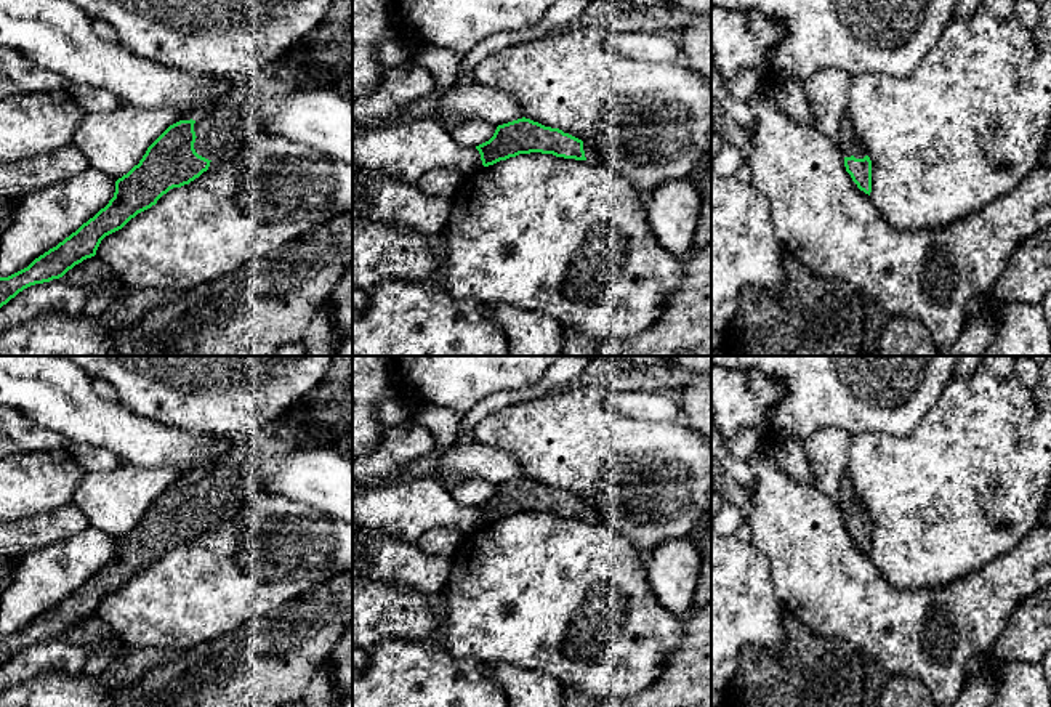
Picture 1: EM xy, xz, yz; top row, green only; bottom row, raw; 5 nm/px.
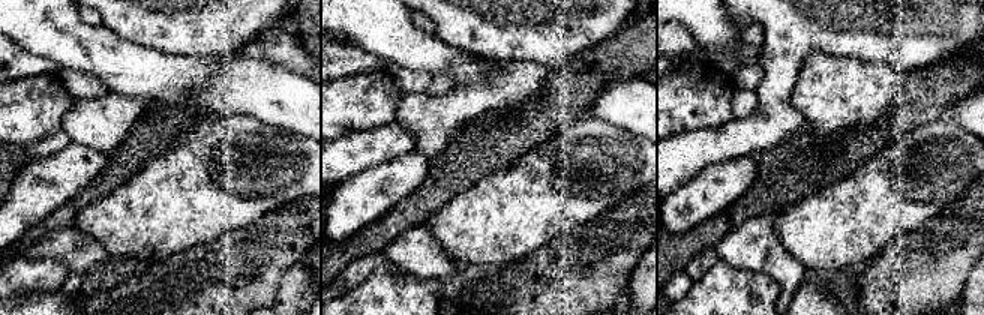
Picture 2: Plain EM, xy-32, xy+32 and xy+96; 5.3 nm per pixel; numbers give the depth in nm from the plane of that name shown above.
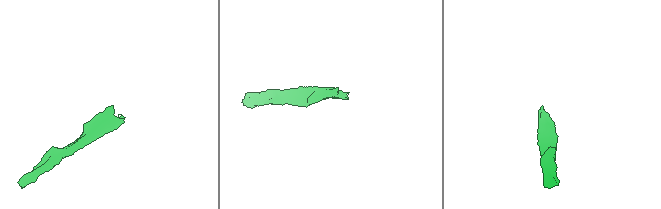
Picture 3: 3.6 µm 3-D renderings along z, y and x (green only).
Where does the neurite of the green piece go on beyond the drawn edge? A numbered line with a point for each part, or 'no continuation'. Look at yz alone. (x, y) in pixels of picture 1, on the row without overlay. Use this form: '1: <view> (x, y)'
1: yz (848, 500)

